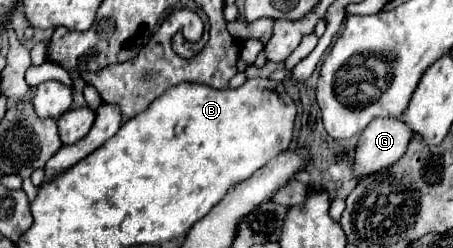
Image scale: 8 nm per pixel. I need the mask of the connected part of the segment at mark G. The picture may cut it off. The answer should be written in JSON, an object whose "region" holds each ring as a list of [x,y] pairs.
{"region":[[[375,118],[363,130],[355,154],[355,174],[367,176],[397,162],[413,138],[411,128],[401,118]]]}

